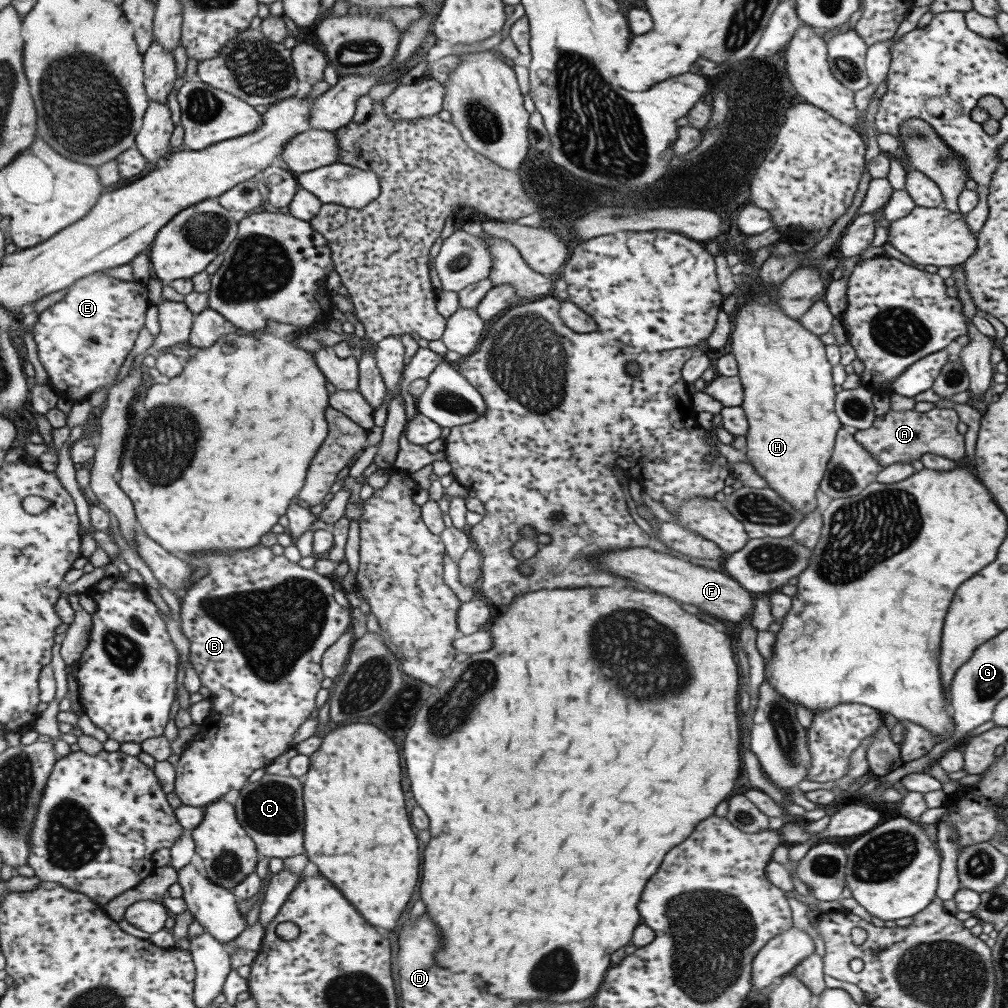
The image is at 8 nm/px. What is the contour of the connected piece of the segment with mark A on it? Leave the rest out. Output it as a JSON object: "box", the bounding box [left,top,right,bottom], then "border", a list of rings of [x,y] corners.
{"box":[853,408,965,468],"border":[[[936,408],[927,412],[892,411],[888,410],[881,416],[876,416],[869,428],[853,430],[853,438],[871,456],[878,460],[882,468],[896,462],[909,463],[910,460],[919,459],[922,454],[931,453],[957,462],[965,456],[964,435],[957,433],[958,416],[955,409]]]}

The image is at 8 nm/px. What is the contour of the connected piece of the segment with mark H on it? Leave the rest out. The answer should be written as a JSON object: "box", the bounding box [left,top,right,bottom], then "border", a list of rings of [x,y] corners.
{"box":[728,299,843,516],"border":[[[769,299],[743,304],[728,338],[742,384],[740,406],[748,422],[747,460],[771,490],[805,516],[816,509],[815,490],[831,456],[836,432],[843,426],[834,413],[836,392],[824,345]]]}

